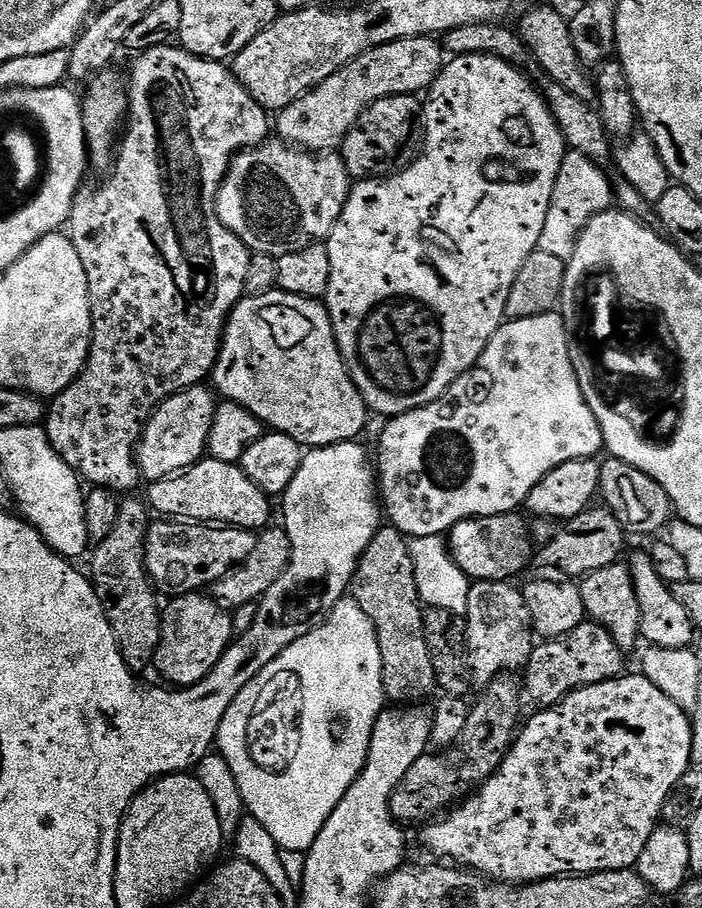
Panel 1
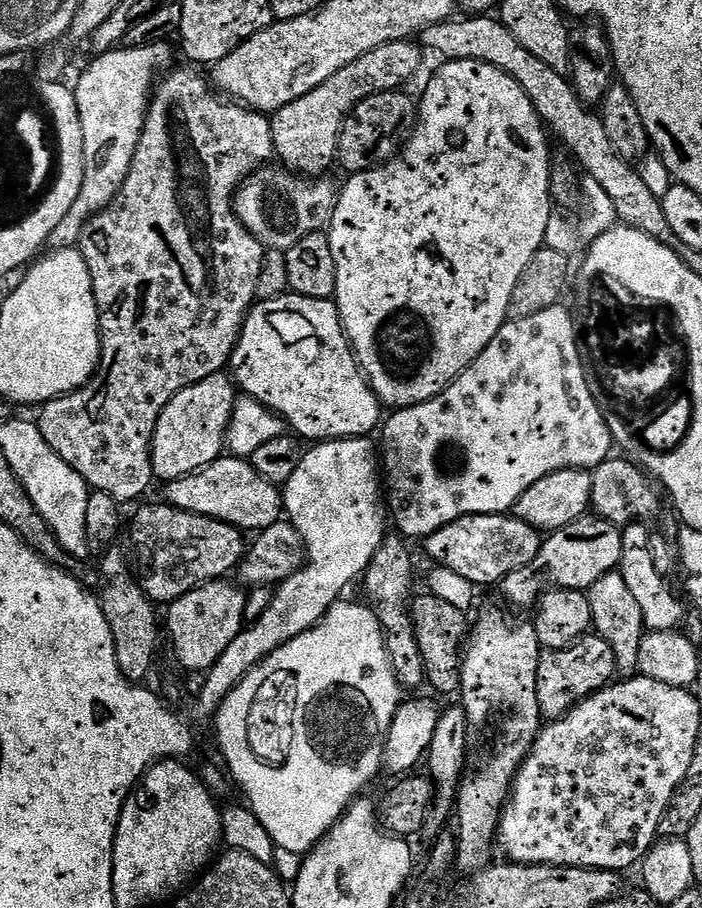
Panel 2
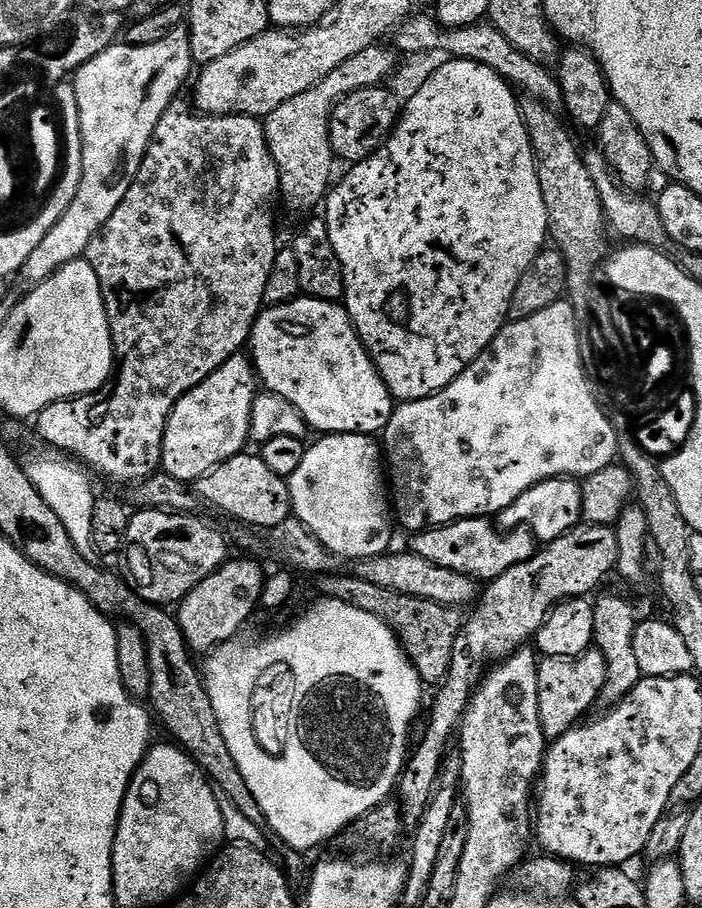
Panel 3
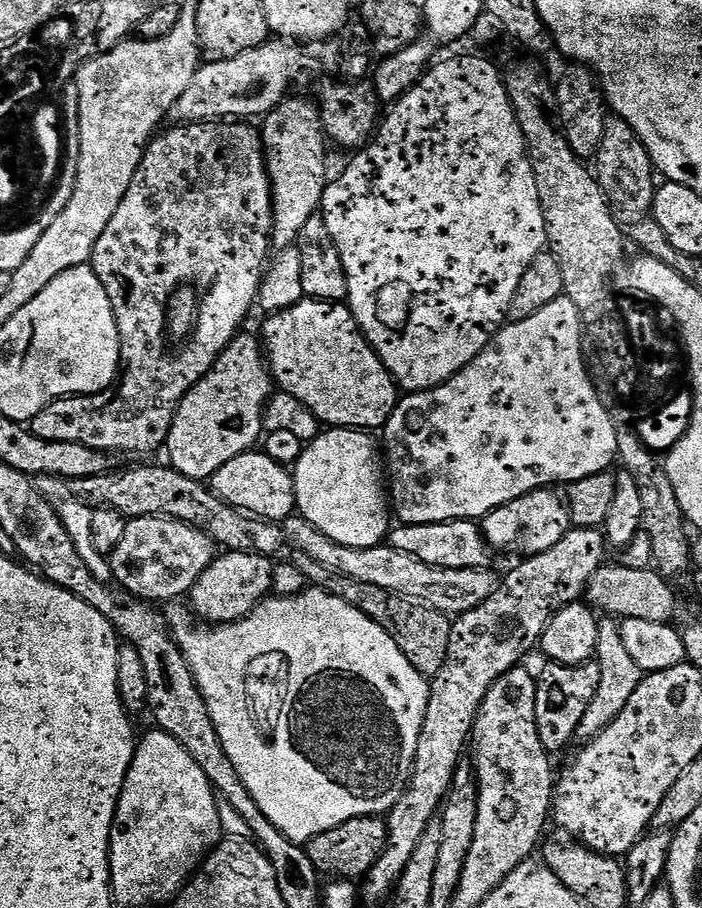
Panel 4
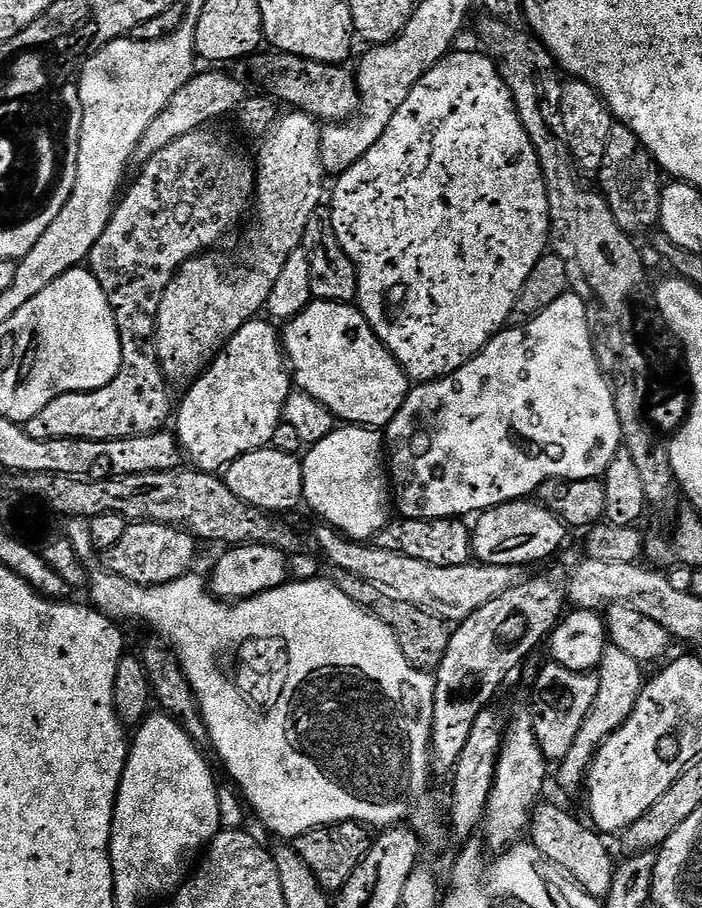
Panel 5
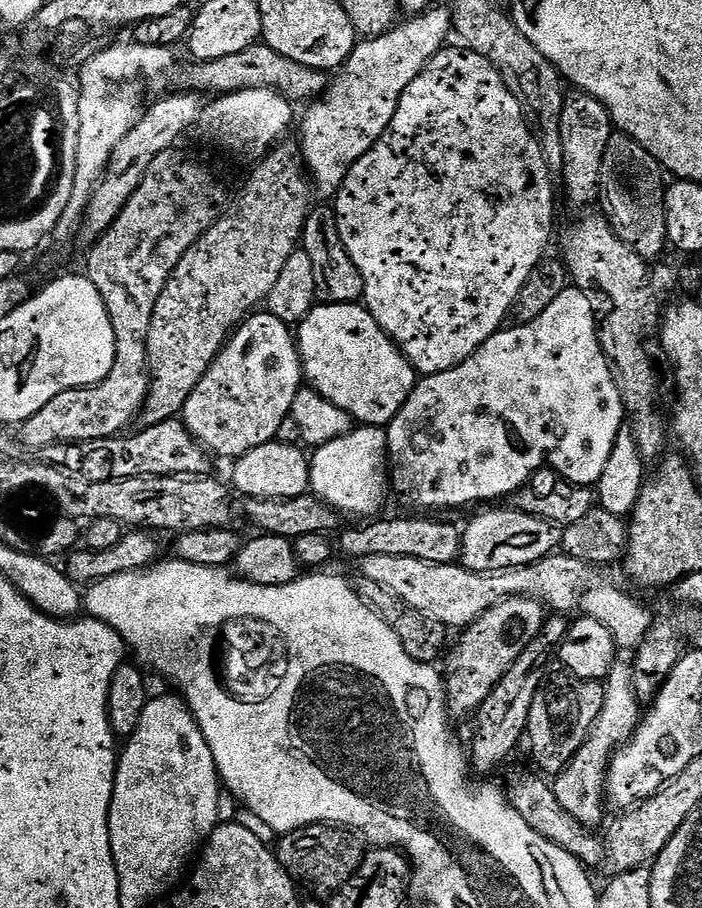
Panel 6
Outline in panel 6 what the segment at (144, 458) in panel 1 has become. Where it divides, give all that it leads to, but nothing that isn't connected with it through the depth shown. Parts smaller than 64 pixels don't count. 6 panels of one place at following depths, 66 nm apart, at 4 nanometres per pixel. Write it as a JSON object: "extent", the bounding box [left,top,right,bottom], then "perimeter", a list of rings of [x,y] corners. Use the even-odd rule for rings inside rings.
{"extent":[182,310,301,458],"perimeter":[[[257,310],[233,331],[202,382],[194,386],[184,407],[182,419],[197,442],[203,444],[213,457],[239,458],[258,446],[276,440],[278,426],[282,426],[285,418],[292,415],[294,398],[300,393],[301,387],[300,349],[296,347],[293,329],[282,322],[282,318],[274,318],[274,314],[266,310]]]}

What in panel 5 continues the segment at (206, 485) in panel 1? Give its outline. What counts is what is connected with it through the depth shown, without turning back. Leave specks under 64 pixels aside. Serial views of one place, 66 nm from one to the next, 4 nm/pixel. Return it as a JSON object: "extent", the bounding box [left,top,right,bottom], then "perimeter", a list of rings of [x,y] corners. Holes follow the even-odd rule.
{"extent":[222,446,304,514],"perimeter":[[[271,446],[239,456],[234,463],[227,465],[222,479],[230,490],[234,490],[234,494],[238,494],[238,498],[242,498],[242,502],[269,514],[282,514],[280,512],[301,507],[304,498],[304,465],[301,457]]]}

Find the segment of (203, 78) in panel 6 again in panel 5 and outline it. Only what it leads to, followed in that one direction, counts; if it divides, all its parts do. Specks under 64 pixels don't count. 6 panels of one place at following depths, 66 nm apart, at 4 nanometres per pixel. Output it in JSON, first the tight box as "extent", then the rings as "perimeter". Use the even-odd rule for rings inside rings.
{"extent":[251,51,362,122],"perimeter":[[[267,51],[251,57],[252,72],[273,92],[271,95],[277,101],[280,99],[282,103],[288,104],[284,106],[306,112],[320,122],[343,122],[361,111],[362,97],[356,77],[351,71],[347,72],[347,67],[314,62],[289,52]]]}

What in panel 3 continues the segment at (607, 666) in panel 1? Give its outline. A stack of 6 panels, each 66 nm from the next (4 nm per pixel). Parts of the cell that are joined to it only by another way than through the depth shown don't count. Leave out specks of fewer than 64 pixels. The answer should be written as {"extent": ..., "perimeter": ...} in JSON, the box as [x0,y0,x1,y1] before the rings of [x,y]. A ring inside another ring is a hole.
{"extent":[538,646,606,741],"perimeter":[[[593,646],[577,656],[545,656],[539,661],[538,667],[538,714],[544,725],[545,737],[554,741],[562,733],[581,723],[589,715],[587,712],[592,707],[597,707],[602,686],[606,686],[606,658],[602,658],[602,654]]]}

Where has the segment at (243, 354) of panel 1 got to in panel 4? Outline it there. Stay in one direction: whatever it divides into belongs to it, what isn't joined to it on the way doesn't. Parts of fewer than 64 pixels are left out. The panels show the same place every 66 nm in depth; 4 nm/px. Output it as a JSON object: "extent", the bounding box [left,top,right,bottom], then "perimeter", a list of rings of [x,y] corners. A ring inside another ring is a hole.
{"extent":[262,298,398,430],"perimeter":[[[305,298],[286,310],[269,315],[264,324],[262,344],[275,387],[298,398],[318,417],[321,425],[357,430],[383,429],[398,403],[398,385],[378,358],[371,342],[356,324],[351,308],[344,302]]]}

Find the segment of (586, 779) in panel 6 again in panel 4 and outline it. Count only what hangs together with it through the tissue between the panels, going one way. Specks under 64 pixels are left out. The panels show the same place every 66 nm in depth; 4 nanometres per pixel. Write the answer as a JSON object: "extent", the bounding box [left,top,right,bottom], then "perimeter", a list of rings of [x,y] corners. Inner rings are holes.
{"extent":[574,619,642,746],"perimeter":[[[615,619],[600,620],[594,663],[600,667],[600,674],[596,677],[598,690],[594,693],[594,698],[591,700],[585,716],[582,717],[582,722],[578,722],[574,740],[580,746],[598,738],[598,734],[602,734],[602,730],[606,730],[606,726],[610,726],[610,722],[614,722],[614,718],[618,718],[618,714],[622,714],[622,710],[626,710],[626,702],[630,702],[630,694],[634,694],[634,690],[638,690],[642,679],[642,671],[638,663],[634,662],[633,656],[626,650],[625,643],[622,642],[620,624]]]}

